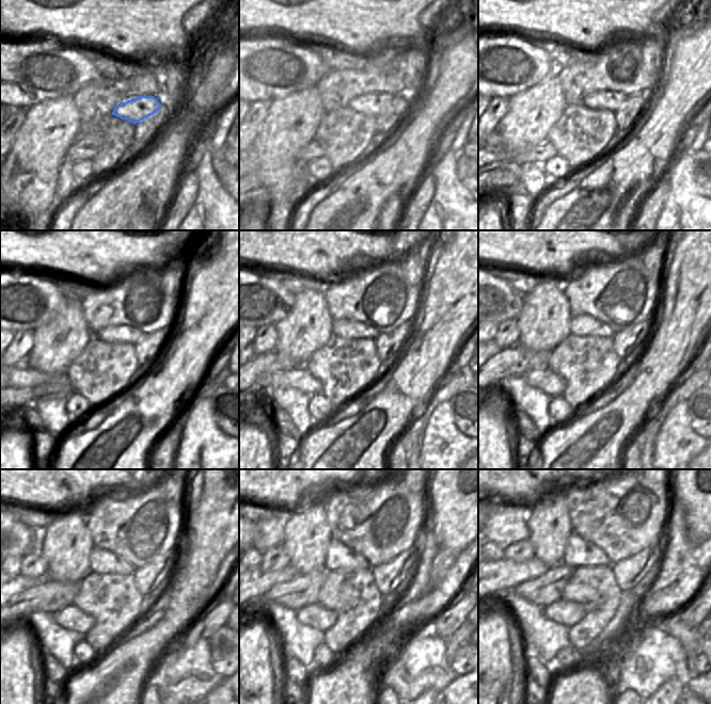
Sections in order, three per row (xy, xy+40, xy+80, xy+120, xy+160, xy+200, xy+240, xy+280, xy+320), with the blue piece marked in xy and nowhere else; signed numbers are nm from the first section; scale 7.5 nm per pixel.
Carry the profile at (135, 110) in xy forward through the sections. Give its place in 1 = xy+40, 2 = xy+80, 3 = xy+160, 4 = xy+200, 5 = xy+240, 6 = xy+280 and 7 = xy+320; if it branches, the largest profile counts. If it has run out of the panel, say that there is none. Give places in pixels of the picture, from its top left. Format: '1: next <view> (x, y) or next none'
1: next xy+40 (374, 105)
2: next xy+80 (612, 101)
3: next xy+160 (344, 329)
4: next xy+200 (583, 325)
5: next xy+240 (100, 561)
6: next xy+280 (338, 556)
7: next xy+320 (579, 553)

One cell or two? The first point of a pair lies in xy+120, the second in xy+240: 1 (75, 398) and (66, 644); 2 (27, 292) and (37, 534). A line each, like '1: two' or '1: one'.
1: two
2: two

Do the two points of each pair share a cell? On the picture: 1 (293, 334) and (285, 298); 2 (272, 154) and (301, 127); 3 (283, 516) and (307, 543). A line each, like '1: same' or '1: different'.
1: different
2: same
3: different

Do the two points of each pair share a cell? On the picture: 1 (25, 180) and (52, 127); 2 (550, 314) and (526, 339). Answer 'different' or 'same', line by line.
1: same
2: same

